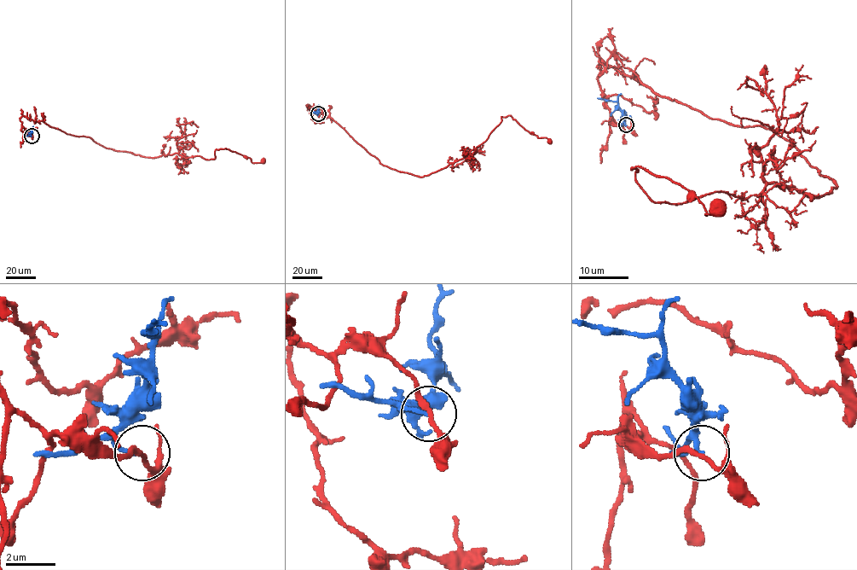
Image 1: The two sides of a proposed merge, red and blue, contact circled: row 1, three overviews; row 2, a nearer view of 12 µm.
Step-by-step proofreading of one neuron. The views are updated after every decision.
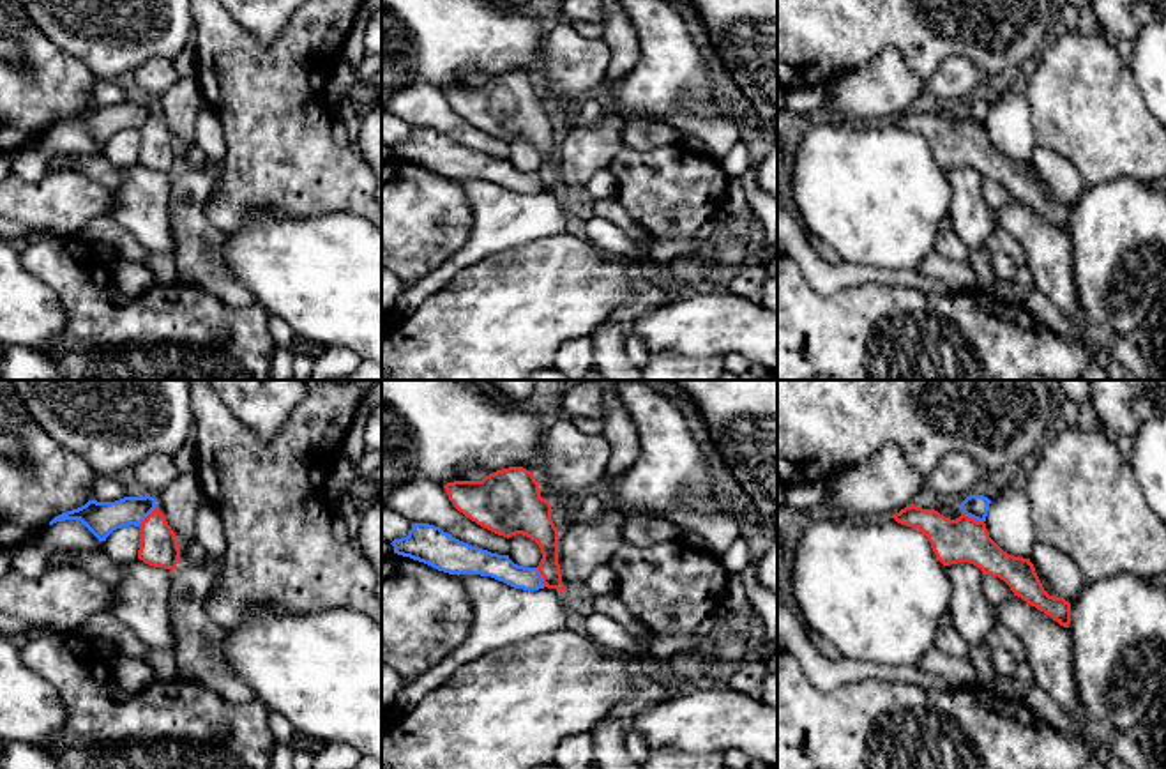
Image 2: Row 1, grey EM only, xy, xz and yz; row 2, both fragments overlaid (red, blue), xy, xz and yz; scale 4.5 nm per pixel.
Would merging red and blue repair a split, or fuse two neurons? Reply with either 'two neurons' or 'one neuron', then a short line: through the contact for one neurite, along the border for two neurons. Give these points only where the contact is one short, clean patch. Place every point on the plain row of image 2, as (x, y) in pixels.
two neurons

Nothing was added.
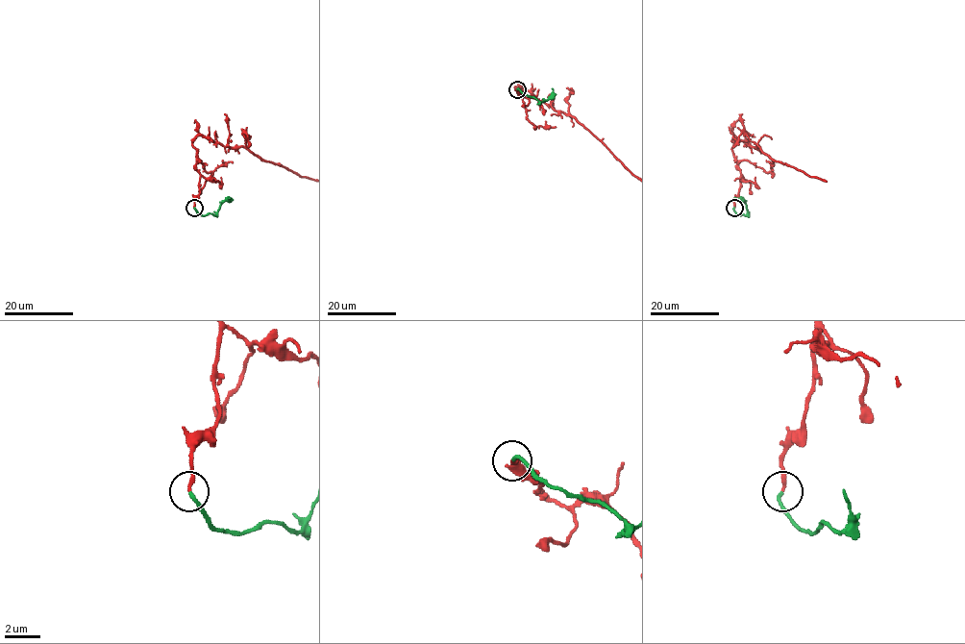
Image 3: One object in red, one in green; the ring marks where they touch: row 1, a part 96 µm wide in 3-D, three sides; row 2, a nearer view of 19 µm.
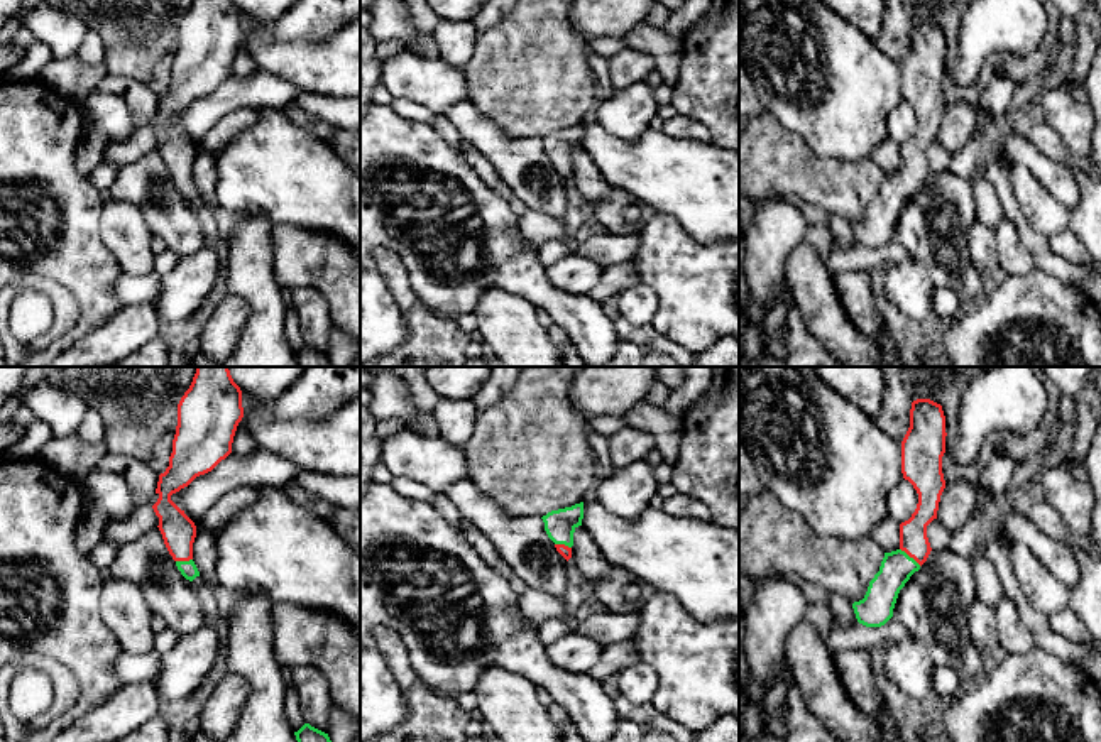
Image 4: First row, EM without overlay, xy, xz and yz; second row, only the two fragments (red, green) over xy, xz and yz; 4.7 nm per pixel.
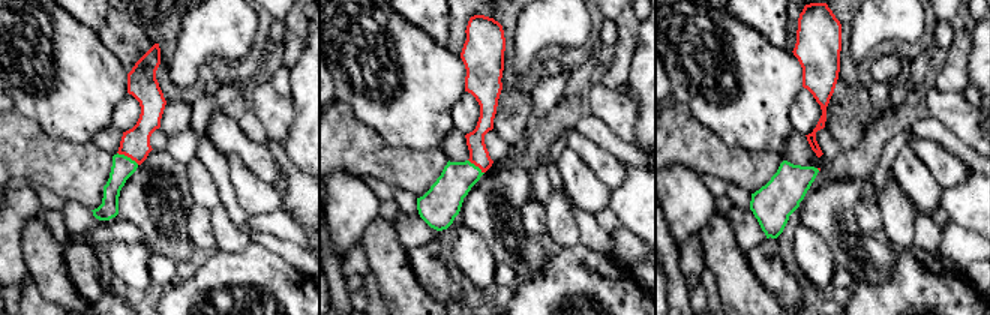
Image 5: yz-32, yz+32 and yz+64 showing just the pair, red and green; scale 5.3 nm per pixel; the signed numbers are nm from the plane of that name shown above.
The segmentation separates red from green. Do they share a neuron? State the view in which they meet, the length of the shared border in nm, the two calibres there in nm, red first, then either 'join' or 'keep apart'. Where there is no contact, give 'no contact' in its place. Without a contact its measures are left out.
yz | 130 nm | 140/160 nm | join

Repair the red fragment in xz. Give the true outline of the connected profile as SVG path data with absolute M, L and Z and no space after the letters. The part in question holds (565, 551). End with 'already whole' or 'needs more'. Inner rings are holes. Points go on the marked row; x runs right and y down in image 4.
M583 502L551 510L541 519L548 537L555 543L556 551L568 561L572 558L573 532L578 526L582 526Z; needs more

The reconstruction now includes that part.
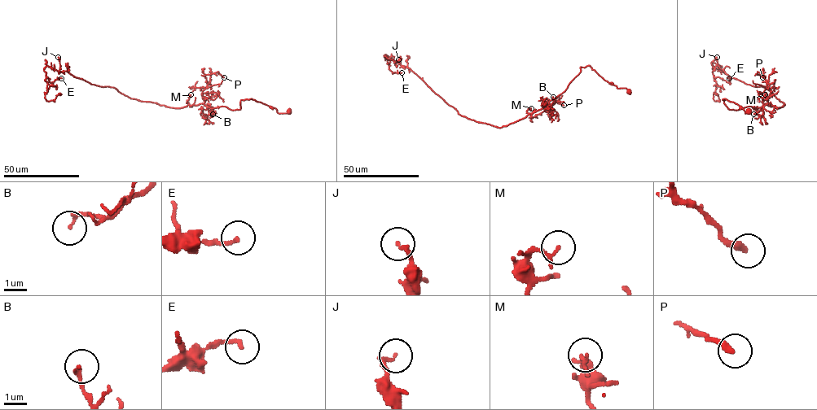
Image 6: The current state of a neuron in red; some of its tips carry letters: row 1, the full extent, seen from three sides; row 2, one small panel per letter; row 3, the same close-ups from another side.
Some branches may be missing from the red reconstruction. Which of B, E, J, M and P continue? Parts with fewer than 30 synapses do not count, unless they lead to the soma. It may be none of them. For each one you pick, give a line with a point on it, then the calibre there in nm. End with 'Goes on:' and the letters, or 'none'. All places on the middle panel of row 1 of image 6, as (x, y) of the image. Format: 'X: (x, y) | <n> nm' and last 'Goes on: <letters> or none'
Goes on: none

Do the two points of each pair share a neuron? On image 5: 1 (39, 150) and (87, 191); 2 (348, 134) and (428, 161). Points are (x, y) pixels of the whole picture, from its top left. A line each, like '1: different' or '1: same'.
1: same
2: same

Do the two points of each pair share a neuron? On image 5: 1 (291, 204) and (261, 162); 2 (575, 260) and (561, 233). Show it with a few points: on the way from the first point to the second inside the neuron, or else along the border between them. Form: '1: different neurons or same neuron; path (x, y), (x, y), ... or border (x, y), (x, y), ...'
1: different neurons; border (266, 146), (279, 164)
2: different neurons; border (579, 243), (555, 249)

